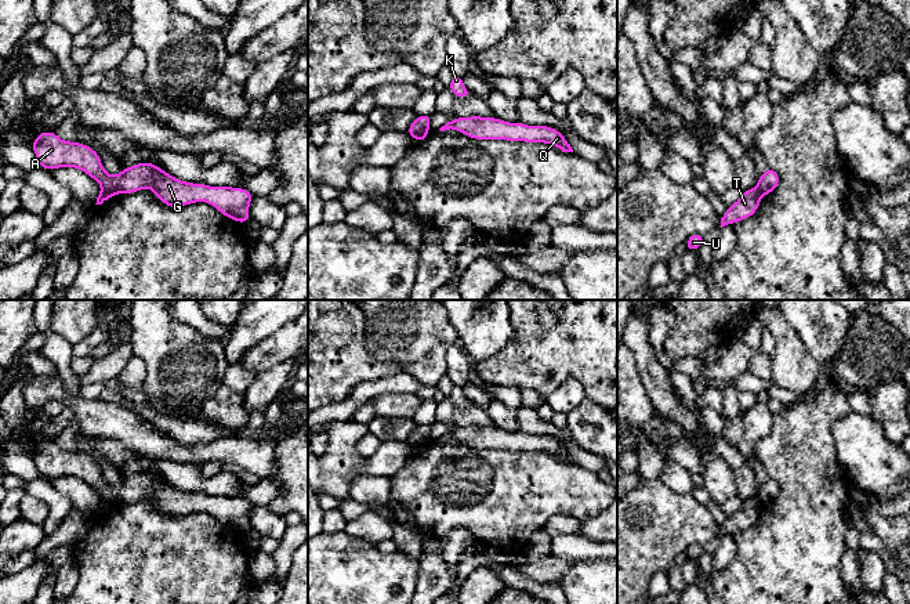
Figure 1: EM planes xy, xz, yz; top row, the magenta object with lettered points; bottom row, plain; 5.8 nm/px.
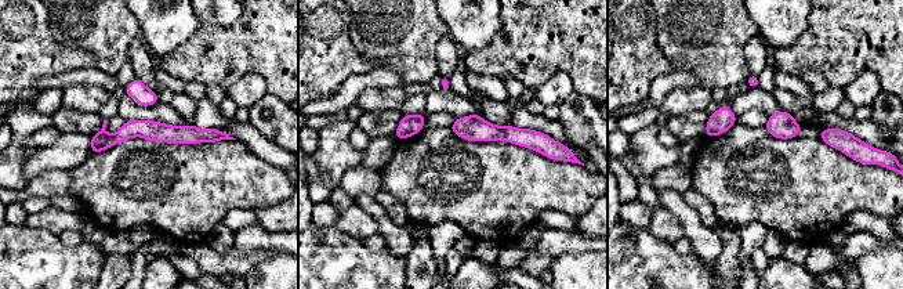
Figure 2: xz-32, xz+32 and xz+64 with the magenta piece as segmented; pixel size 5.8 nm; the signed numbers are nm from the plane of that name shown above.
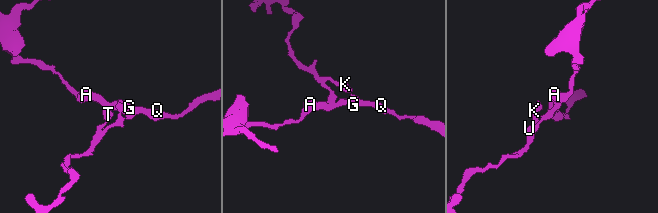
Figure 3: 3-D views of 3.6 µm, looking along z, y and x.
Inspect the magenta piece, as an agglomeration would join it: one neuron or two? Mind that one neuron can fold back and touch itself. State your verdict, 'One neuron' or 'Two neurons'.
Two neurons

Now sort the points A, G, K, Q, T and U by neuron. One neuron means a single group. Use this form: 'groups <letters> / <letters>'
groups A G Q / K T U

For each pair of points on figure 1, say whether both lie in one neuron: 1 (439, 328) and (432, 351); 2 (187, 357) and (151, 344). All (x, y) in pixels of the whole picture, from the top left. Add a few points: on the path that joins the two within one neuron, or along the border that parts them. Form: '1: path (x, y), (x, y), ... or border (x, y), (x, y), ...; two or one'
1: path (434, 333), (432, 346); one
2: path (178, 357), (166, 344), (159, 344); one

